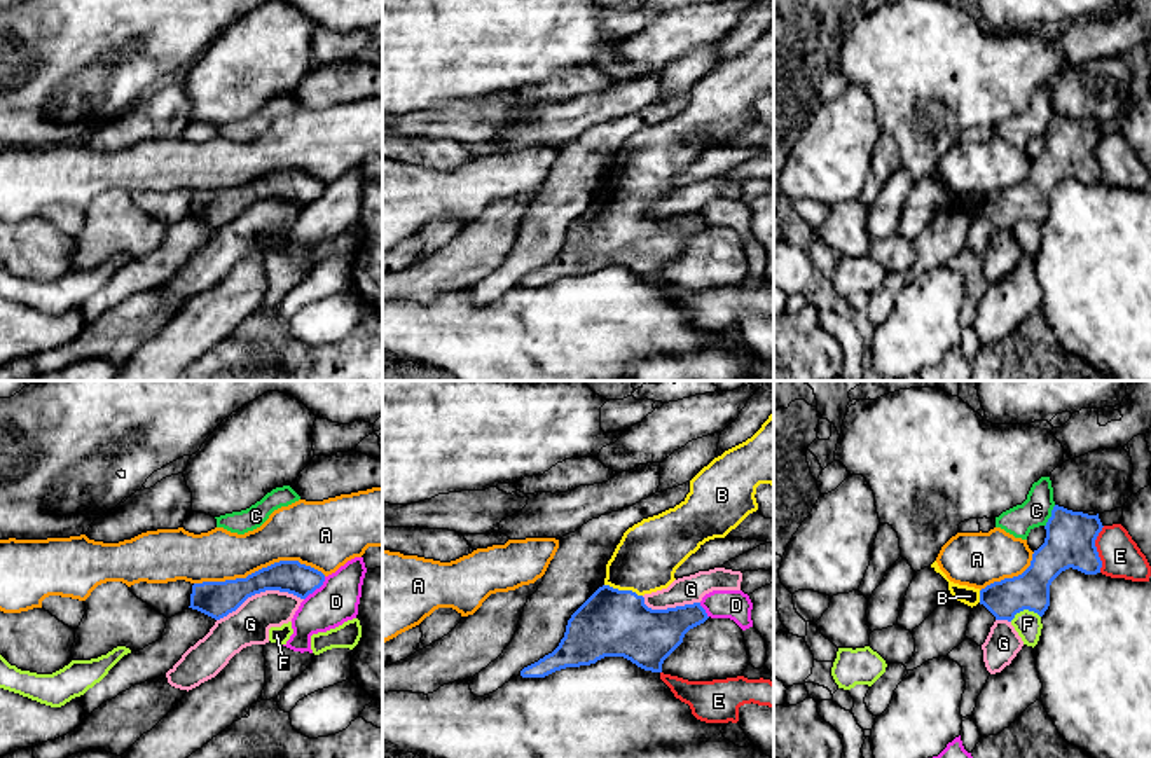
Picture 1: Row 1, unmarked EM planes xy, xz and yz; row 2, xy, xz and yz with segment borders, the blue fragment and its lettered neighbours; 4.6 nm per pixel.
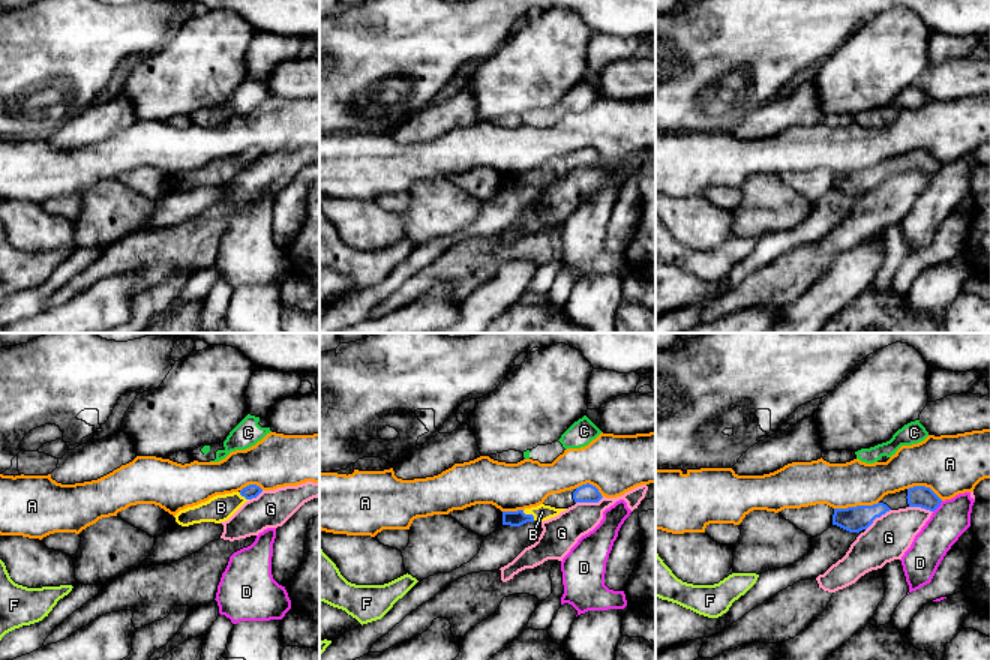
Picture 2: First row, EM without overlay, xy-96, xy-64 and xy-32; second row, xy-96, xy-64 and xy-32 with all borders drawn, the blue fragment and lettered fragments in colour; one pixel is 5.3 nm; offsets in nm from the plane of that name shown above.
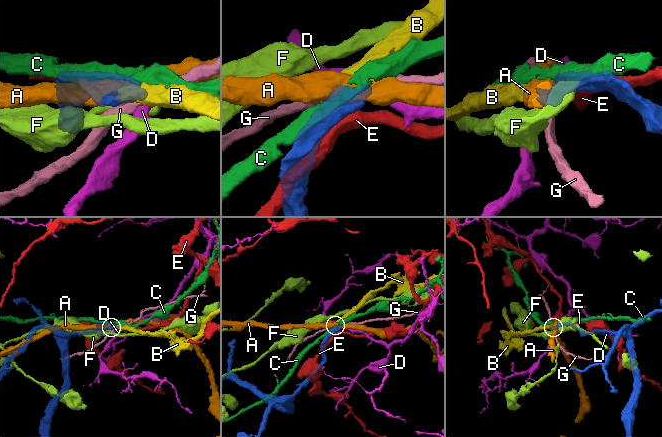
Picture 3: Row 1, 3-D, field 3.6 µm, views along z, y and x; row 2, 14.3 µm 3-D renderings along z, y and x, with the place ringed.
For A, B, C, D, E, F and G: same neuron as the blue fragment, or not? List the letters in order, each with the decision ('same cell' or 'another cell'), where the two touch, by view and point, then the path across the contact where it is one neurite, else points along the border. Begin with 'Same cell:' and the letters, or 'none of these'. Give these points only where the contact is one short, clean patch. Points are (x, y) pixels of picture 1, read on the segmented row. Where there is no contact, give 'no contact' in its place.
Same cell: B
A: another cell; contact xy (259, 570)
B: same cell; contact xz (624, 591)
C: another cell; contact yz (1052, 516)
D: another cell; contact xy (317, 587); border xy (325, 577), (304, 599)
E: another cell; contact yz (1095, 549)
F: another cell; contact yz (1024, 608)
G: another cell; contact xy (259, 592)

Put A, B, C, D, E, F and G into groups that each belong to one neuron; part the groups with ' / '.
A / B / C / D / E / F / G

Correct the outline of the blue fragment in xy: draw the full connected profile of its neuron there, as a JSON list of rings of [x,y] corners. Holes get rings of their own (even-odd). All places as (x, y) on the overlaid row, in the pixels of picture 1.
[[[279,561],[246,578],[192,585],[190,606],[215,620],[236,611],[248,597],[279,590],[306,599],[325,582],[325,575],[299,561]]]

